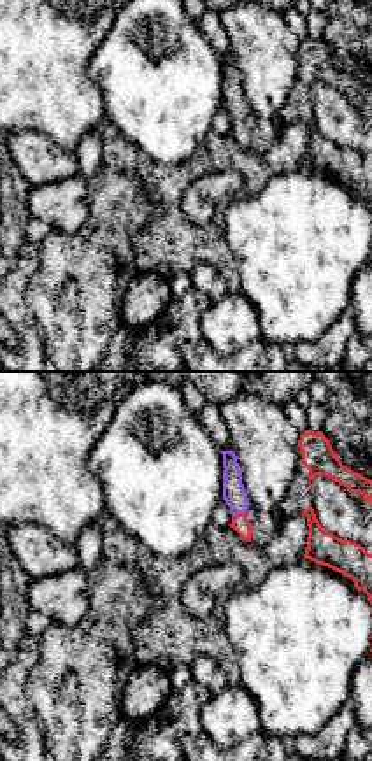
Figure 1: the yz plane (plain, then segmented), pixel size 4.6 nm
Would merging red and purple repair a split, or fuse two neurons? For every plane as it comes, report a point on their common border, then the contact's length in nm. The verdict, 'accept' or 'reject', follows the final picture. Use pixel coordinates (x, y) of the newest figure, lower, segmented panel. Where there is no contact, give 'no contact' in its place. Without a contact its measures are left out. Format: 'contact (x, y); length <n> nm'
contact (237, 514); length 70 nm

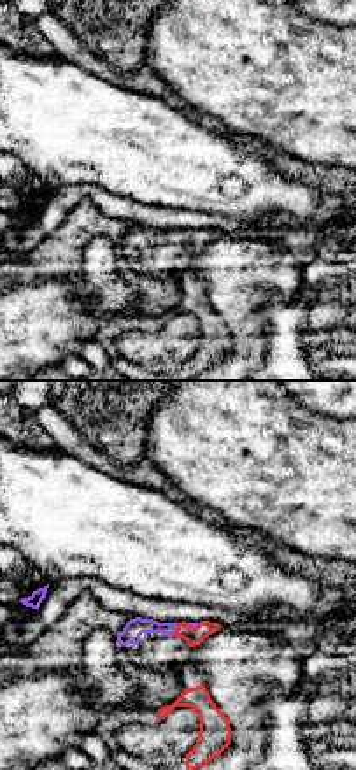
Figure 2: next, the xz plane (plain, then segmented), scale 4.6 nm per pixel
contact (178, 628); length 70 nm

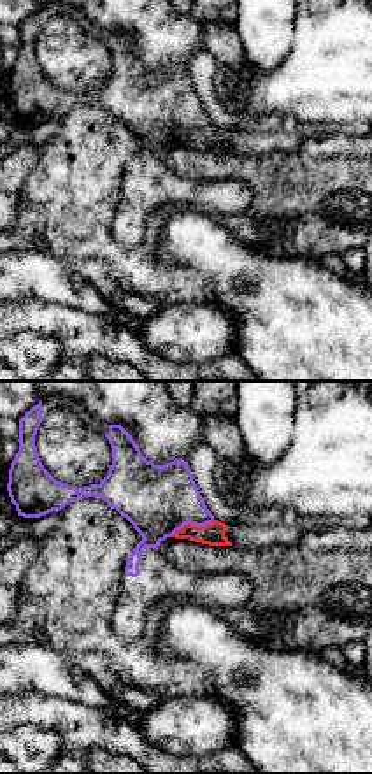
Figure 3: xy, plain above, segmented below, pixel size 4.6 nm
contact (192, 525); length 220 nm

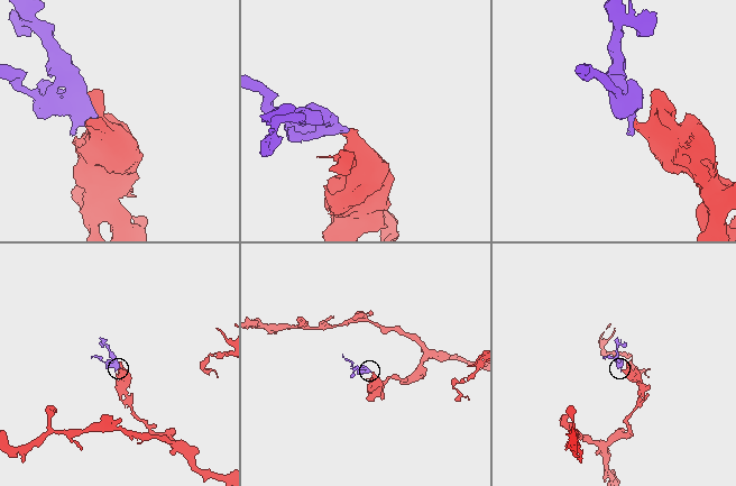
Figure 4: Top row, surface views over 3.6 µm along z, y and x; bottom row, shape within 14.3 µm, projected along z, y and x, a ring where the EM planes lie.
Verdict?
accept

